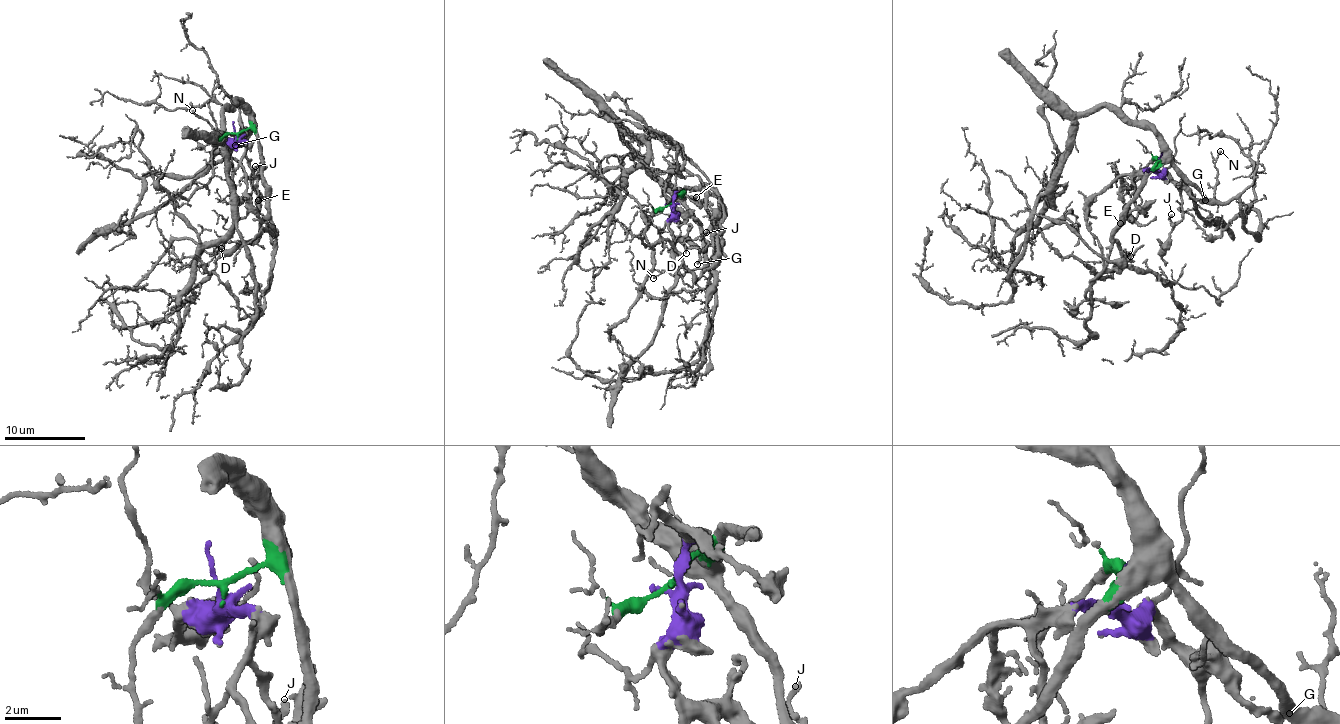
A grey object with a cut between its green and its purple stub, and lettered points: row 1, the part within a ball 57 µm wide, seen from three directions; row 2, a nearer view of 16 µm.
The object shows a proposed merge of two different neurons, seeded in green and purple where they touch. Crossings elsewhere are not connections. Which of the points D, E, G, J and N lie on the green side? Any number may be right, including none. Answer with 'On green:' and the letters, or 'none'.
On green: D, N

